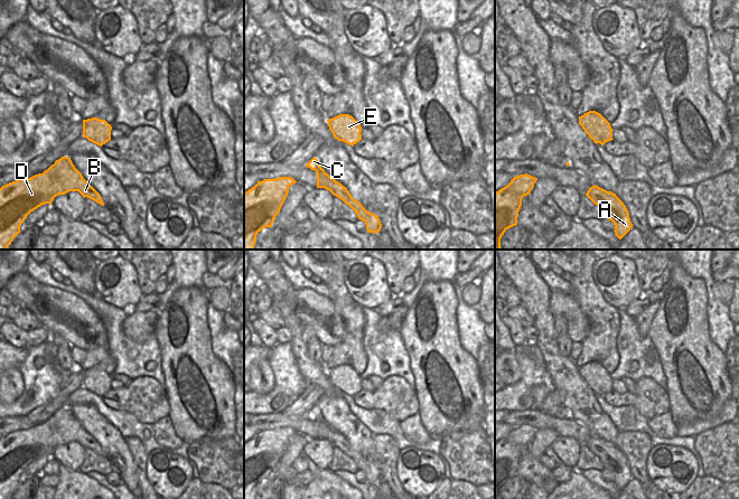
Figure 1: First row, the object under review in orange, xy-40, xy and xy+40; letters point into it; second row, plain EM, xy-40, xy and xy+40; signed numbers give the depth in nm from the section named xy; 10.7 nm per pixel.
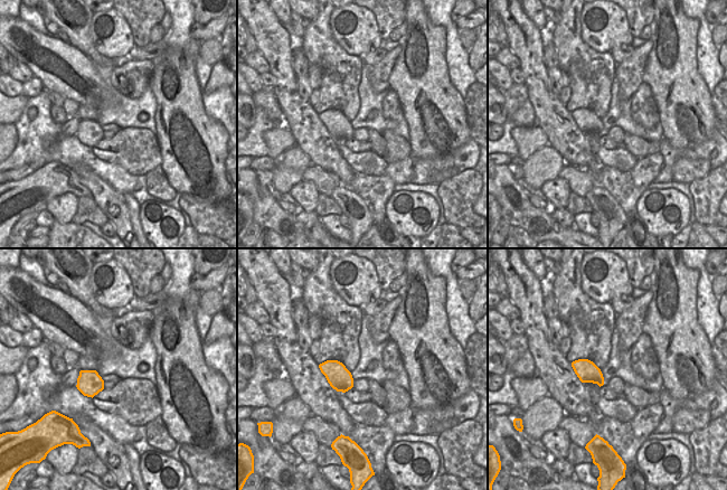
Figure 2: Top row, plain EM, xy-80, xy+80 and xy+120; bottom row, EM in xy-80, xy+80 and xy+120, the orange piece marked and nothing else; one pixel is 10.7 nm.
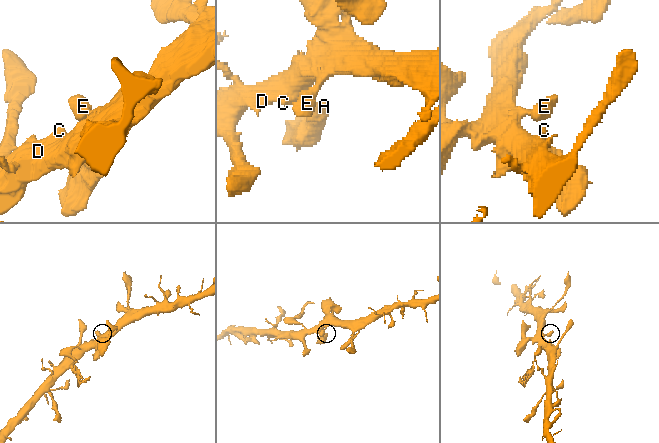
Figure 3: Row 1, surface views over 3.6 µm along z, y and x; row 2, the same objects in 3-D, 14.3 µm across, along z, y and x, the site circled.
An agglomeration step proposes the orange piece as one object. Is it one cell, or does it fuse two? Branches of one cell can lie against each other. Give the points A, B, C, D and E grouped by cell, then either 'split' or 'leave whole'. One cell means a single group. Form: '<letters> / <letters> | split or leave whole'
A B C D E | leave whole

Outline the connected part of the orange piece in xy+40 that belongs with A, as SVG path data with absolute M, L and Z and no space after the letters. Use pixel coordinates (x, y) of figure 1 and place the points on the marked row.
M593 185L586 196L598 206L605 218L614 223L614 232L619 239L633 228L628 210L616 194Z

